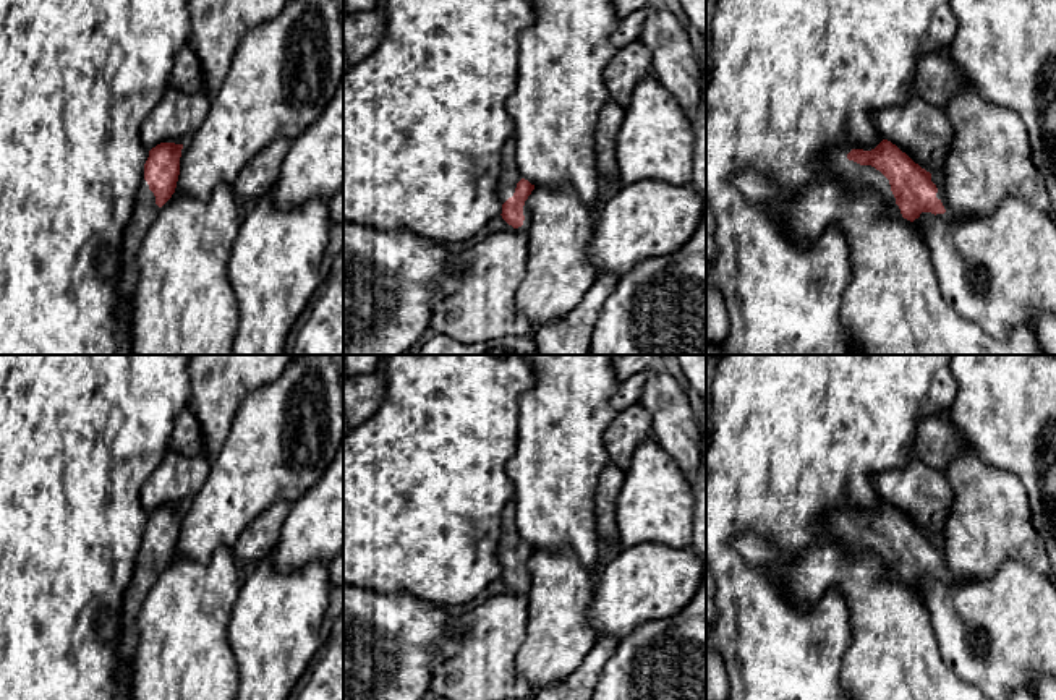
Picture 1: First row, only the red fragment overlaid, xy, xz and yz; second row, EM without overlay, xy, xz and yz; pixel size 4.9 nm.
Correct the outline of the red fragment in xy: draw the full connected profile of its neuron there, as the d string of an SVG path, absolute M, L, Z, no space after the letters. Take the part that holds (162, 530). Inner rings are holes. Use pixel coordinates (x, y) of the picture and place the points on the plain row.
M160 506L149 514L144 527L144 543L139 549L133 578L125 591L121 604L121 625L118 637L118 656L123 663L120 672L126 677L138 642L136 621L159 572L172 561L180 538L183 507Z

